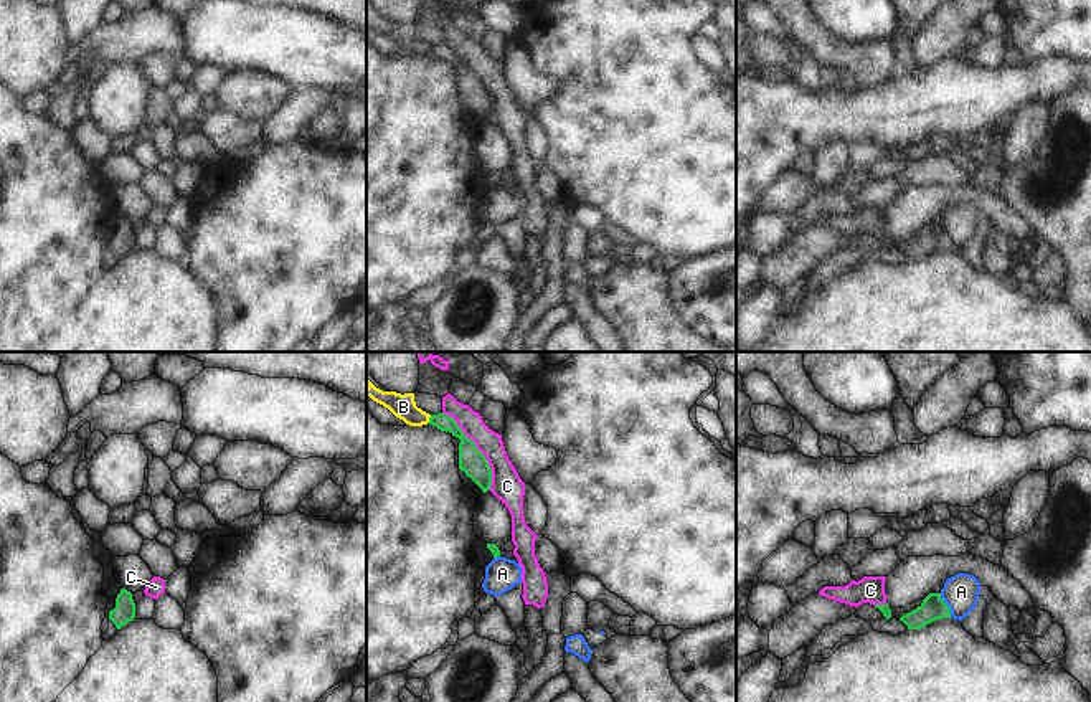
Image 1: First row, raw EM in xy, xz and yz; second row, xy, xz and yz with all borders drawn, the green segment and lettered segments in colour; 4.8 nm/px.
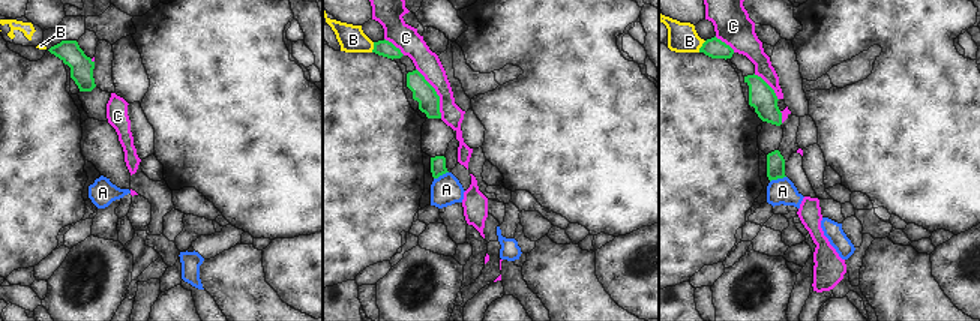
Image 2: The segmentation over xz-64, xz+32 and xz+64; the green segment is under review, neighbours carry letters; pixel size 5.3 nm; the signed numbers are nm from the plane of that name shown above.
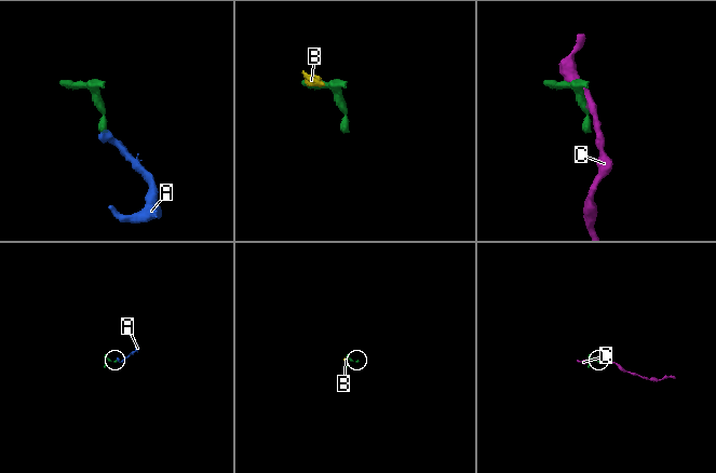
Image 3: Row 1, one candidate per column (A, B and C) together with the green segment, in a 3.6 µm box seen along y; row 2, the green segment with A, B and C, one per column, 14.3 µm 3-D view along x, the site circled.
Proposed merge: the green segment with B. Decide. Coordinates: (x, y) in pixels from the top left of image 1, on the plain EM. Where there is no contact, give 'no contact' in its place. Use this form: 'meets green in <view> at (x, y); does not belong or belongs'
meets green in xz at (429, 48); does not belong

